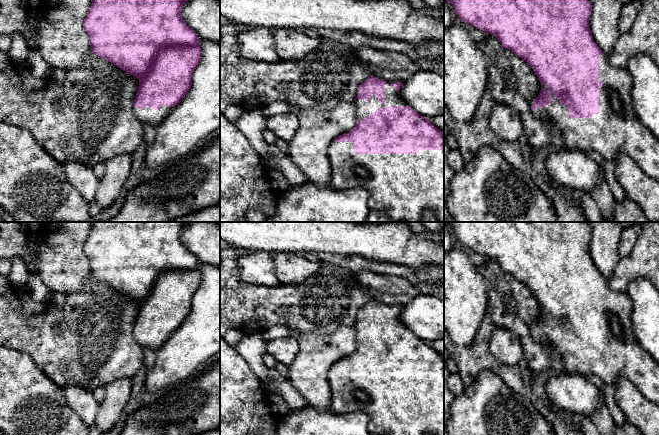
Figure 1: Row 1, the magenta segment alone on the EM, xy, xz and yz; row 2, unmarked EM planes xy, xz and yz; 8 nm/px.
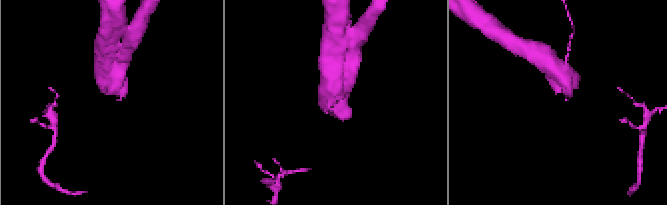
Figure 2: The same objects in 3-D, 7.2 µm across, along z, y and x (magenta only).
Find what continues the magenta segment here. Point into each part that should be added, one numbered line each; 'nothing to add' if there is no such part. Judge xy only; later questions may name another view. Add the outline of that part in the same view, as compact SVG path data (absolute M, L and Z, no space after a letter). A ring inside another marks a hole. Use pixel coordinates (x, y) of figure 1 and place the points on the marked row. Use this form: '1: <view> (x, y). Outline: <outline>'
1: xy (148, 115). Outline: M161 106L159 110L155 110L151 107L146 107L144 109L135 107L134 114L144 125L149 124L157 127L173 108L173 106Z

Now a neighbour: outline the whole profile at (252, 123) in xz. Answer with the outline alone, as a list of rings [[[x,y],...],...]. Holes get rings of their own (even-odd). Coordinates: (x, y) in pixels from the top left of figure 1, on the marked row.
[[[261,109],[244,111],[235,126],[246,136],[255,151],[267,161],[267,171],[277,170],[271,159],[271,152],[266,147],[263,131],[267,128],[268,116]]]

